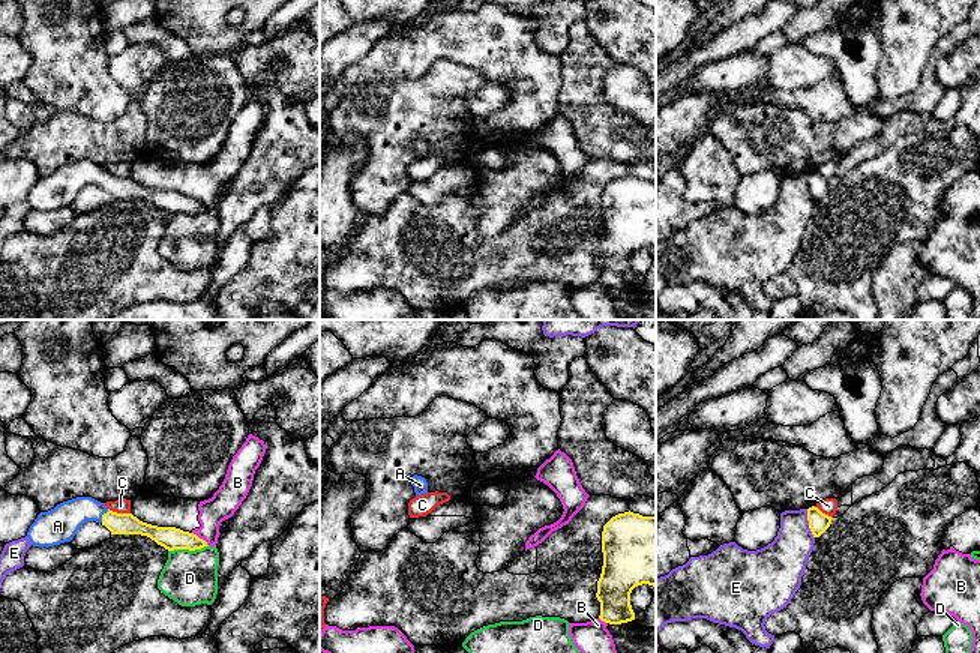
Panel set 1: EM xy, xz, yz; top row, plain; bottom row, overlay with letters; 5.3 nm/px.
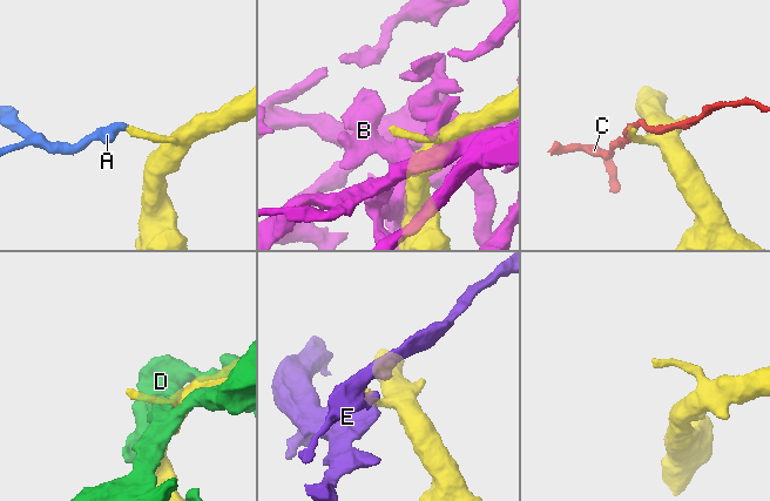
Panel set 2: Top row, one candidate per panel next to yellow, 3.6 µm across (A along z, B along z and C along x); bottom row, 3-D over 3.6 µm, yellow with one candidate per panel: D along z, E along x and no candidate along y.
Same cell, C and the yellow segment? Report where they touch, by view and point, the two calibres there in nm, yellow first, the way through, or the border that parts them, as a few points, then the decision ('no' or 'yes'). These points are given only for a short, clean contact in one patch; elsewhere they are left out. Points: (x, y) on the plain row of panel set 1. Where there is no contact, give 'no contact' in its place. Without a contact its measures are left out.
contact xy (119, 177); calibres 110 and 80 nm; no

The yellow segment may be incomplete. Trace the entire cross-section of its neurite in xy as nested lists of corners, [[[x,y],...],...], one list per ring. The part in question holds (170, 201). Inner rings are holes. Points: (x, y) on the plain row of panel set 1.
[[[77,161],[41,176],[27,195],[30,209],[54,210],[71,206],[80,191],[87,185],[105,189],[111,198],[141,198],[155,204],[168,215],[201,213],[209,210],[197,198],[176,191],[158,191],[140,185],[132,177],[117,177],[92,161]]]

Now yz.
[[[818,171],[807,173],[809,192],[813,201],[819,201],[831,188],[831,180],[822,177]]]

